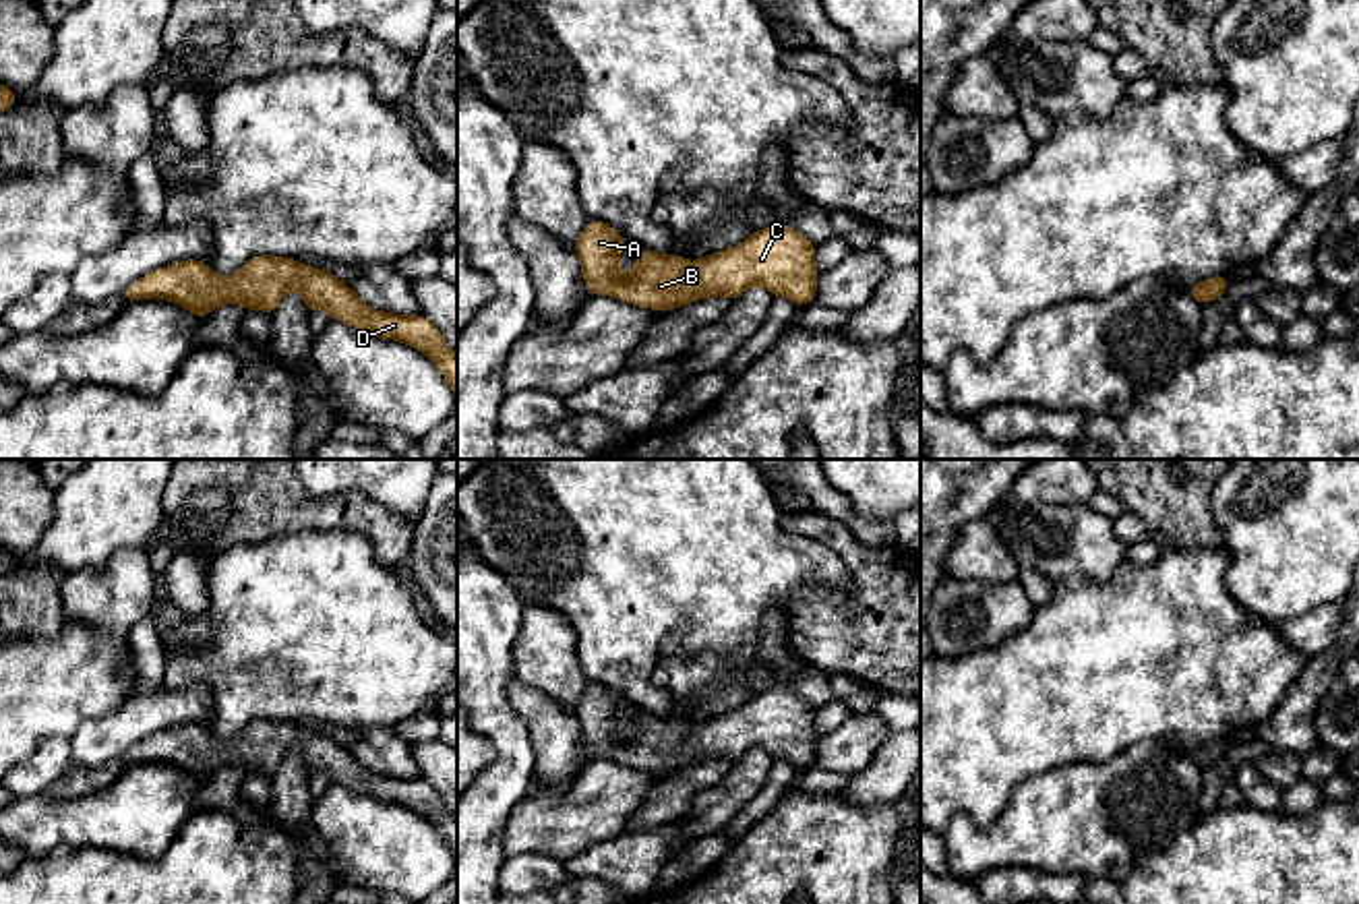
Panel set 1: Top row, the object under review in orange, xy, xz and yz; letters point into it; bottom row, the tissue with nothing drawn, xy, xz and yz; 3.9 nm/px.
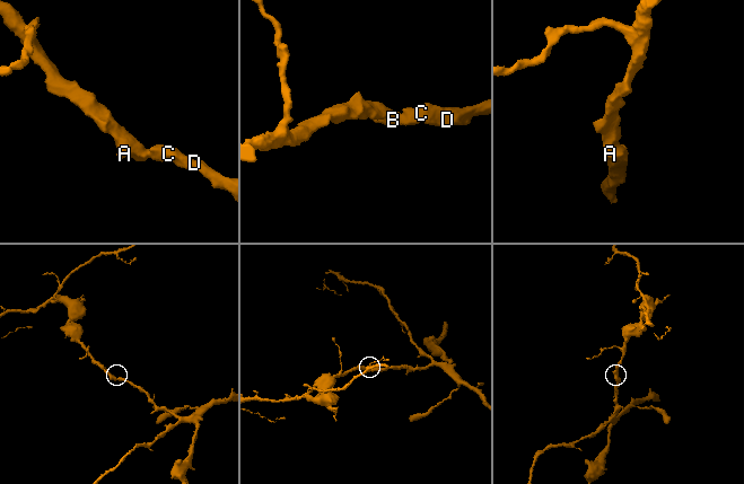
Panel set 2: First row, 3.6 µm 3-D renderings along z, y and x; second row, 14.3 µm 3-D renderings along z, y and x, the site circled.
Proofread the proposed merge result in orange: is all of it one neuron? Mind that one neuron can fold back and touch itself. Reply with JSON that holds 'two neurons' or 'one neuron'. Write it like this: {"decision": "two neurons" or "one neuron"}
{"decision": "one neuron"}

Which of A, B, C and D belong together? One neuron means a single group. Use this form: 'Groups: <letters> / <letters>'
Groups: A B C D

